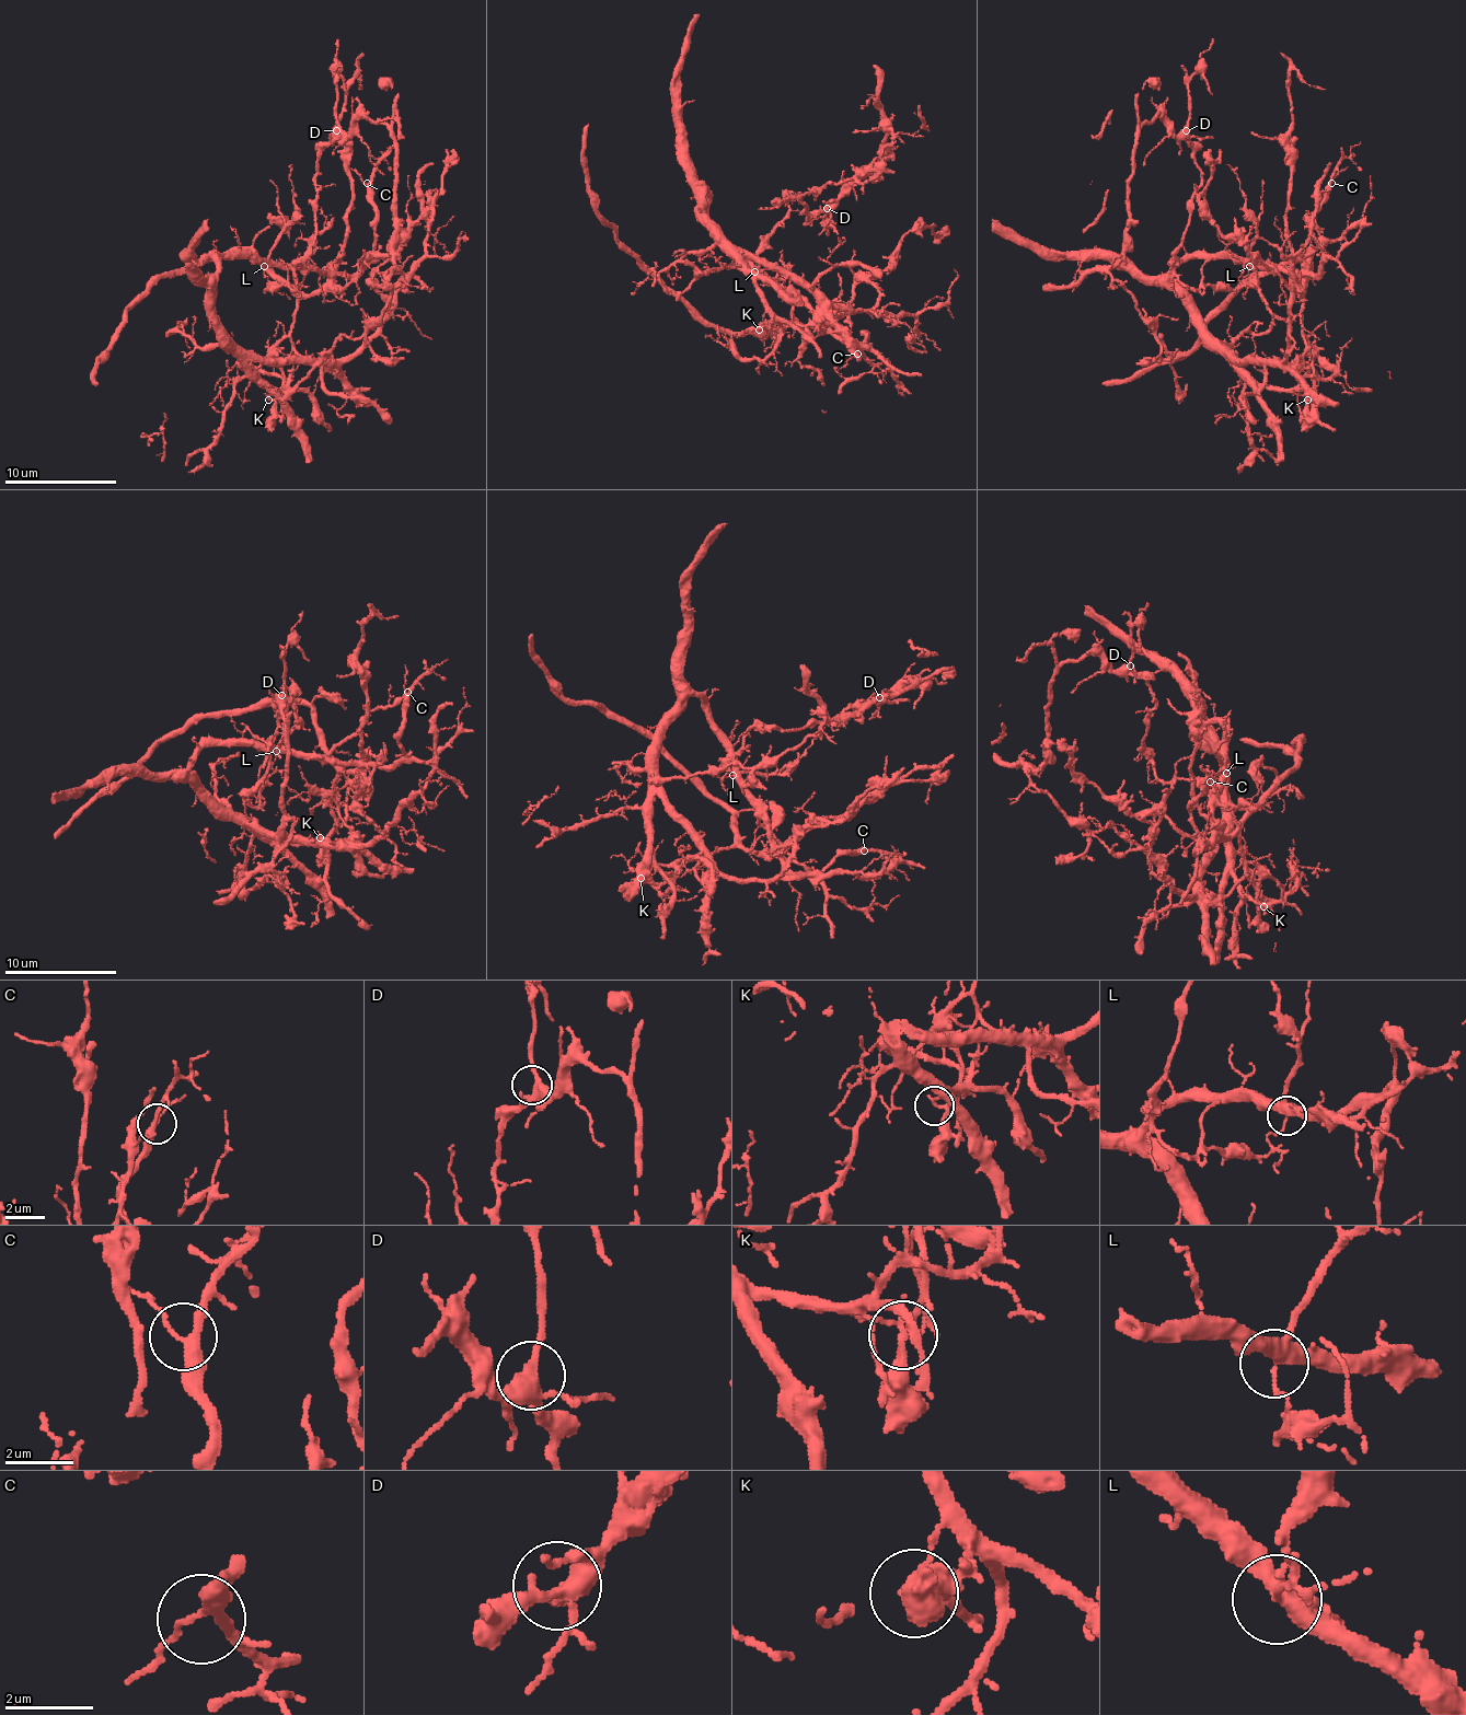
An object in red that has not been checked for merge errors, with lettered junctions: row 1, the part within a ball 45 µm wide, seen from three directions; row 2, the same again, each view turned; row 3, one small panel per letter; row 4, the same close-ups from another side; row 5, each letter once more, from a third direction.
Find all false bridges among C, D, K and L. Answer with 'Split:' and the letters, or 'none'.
Split: K, L

